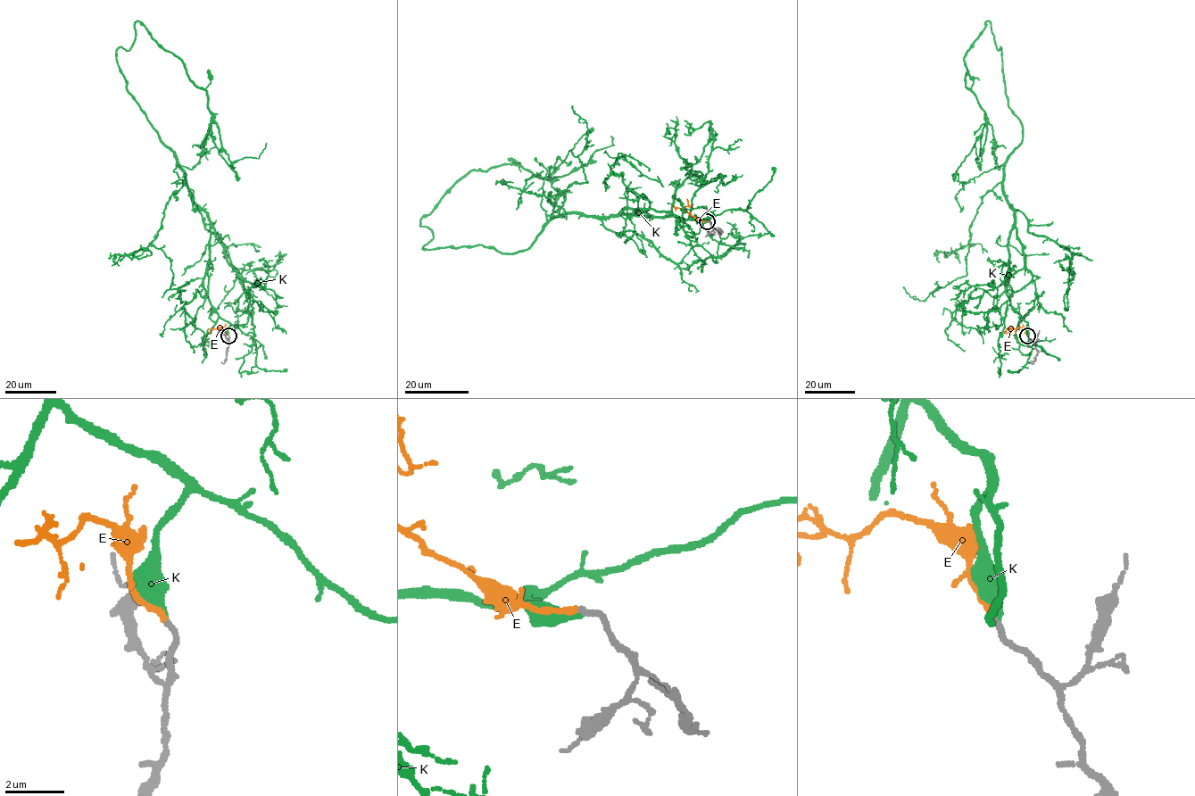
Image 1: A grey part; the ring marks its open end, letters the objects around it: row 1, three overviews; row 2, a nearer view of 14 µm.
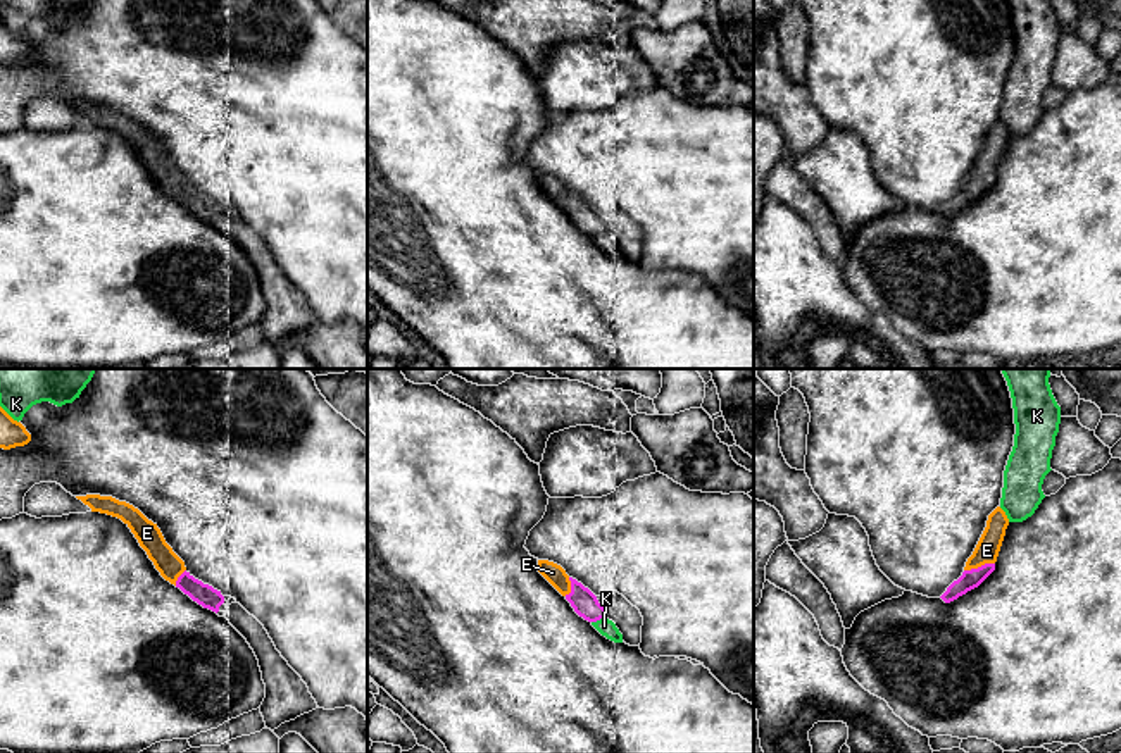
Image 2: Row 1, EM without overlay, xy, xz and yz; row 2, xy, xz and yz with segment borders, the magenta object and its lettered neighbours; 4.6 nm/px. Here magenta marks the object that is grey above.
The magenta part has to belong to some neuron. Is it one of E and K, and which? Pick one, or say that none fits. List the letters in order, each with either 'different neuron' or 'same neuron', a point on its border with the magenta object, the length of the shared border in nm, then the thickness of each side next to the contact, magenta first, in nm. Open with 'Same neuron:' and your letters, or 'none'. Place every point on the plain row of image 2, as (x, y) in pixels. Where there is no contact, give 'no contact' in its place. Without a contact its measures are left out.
Same neuron: E
E: same neuron; meets magenta in yz at (978, 181); contact 150 nm long; 90 nm thick on the magenta side, 110 nm on the other
K: different neuron; meets magenta in xz at (597, 233); contact 70 nm long; 120 nm thick on the magenta side, 80 nm on the other

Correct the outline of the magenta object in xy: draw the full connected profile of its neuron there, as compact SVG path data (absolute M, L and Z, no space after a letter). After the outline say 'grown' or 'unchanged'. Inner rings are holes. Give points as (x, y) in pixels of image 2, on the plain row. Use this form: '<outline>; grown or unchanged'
M86 109L76 112L88 119L91 126L121 133L131 143L140 160L147 165L148 172L166 195L179 202L204 222L216 227L219 226L219 221L224 217L221 205L195 193L186 184L185 176L166 157L157 138L148 134L138 122L112 110Z; grown

